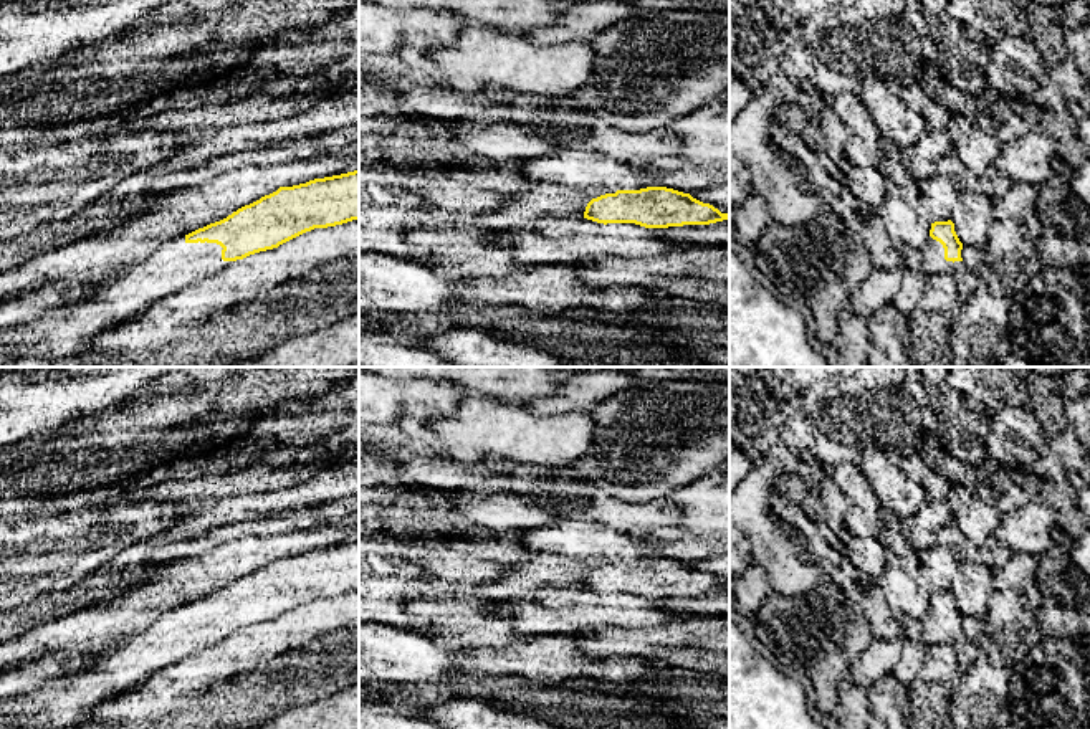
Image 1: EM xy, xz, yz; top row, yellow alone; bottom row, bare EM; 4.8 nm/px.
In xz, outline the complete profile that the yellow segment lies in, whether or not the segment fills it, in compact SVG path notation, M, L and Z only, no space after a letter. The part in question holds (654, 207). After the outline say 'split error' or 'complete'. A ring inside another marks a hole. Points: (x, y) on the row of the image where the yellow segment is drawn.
M667 187L640 190L617 190L592 198L584 218L597 223L635 223L645 228L668 228L683 225L710 225L728 220L710 203Z; complete

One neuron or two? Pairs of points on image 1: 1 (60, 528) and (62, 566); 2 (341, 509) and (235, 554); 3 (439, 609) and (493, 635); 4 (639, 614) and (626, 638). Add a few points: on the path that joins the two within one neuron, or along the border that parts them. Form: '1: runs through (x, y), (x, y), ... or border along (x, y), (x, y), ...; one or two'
1: runs through (62, 538), (62, 556); one
2: border along (341, 519), (326, 524); two
3: runs through (452, 622), (470, 624), (480, 630); one
4: border along (669, 620), (659, 625), (591, 628); two

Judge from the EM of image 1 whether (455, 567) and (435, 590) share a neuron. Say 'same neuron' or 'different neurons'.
different neurons

